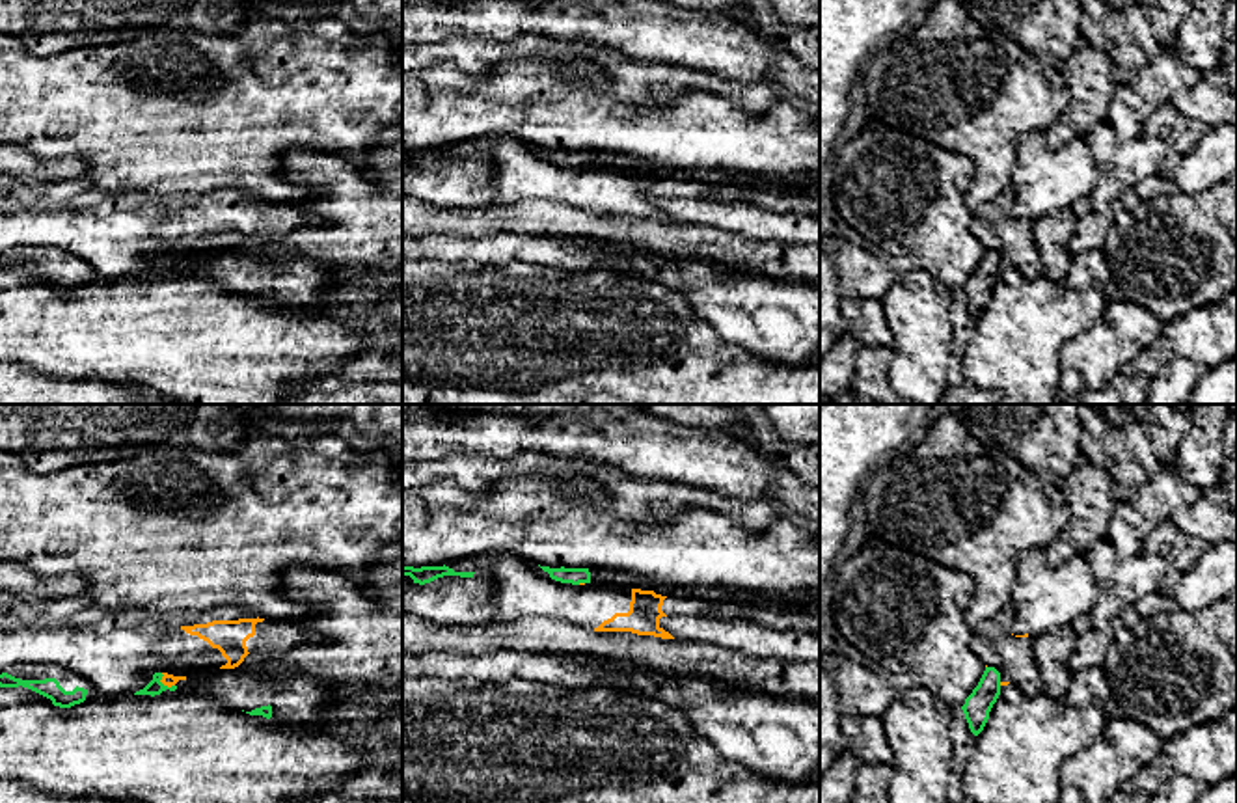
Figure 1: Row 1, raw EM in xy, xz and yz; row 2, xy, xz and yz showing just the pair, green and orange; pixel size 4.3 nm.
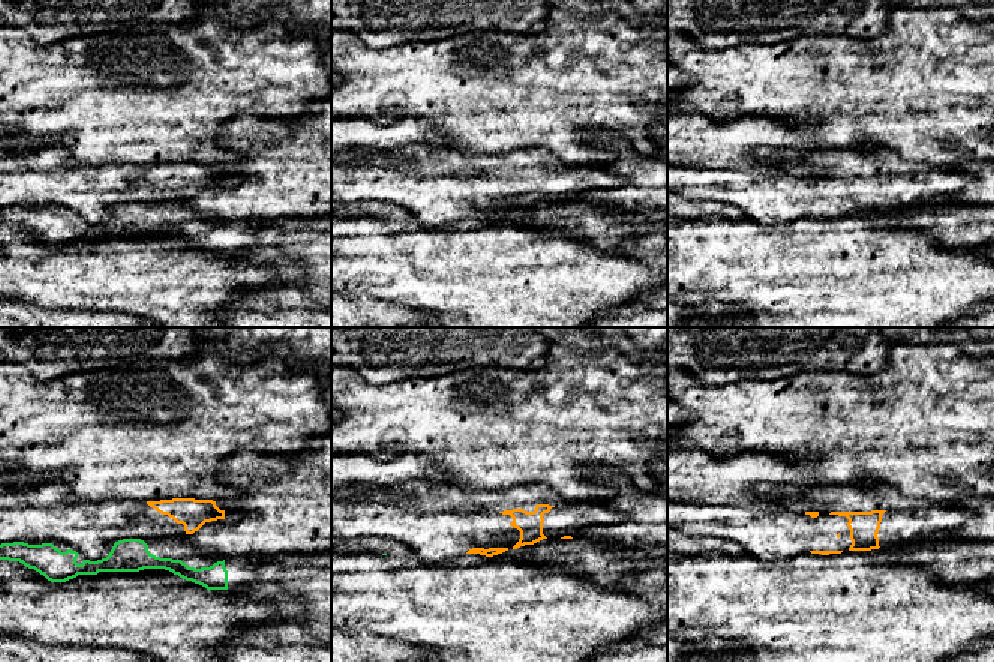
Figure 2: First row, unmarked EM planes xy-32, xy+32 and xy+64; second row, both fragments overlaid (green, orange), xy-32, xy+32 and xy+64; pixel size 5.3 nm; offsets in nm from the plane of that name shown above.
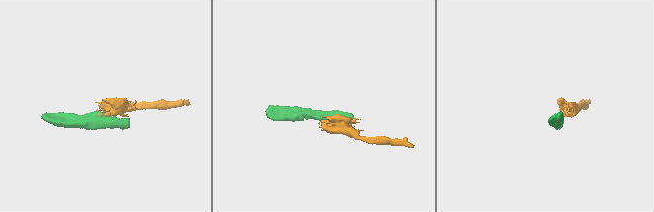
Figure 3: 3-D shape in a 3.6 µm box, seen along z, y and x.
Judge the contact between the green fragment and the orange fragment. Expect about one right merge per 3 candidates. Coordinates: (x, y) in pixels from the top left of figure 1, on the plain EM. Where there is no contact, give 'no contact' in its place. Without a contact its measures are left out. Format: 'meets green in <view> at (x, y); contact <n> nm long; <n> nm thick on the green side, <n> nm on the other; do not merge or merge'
meets green in xy at (163, 267); contact 90 nm long; 70 nm thick on the green side, 50 nm on the other; do not merge

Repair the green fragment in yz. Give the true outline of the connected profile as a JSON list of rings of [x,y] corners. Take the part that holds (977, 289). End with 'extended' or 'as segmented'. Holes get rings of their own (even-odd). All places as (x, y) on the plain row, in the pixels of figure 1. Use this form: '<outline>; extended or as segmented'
[[[986,250],[978,268],[972,272],[972,276],[965,281],[965,287],[961,289],[969,311],[974,319],[984,313],[989,302],[989,294],[997,285],[999,278],[1000,255],[995,250]]]; as segmented

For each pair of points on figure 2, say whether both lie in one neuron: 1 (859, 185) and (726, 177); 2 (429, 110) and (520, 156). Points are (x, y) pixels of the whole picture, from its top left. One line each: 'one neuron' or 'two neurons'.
1: one neuron
2: two neurons

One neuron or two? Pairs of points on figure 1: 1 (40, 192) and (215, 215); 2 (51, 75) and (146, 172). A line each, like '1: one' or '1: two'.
1: one
2: one

